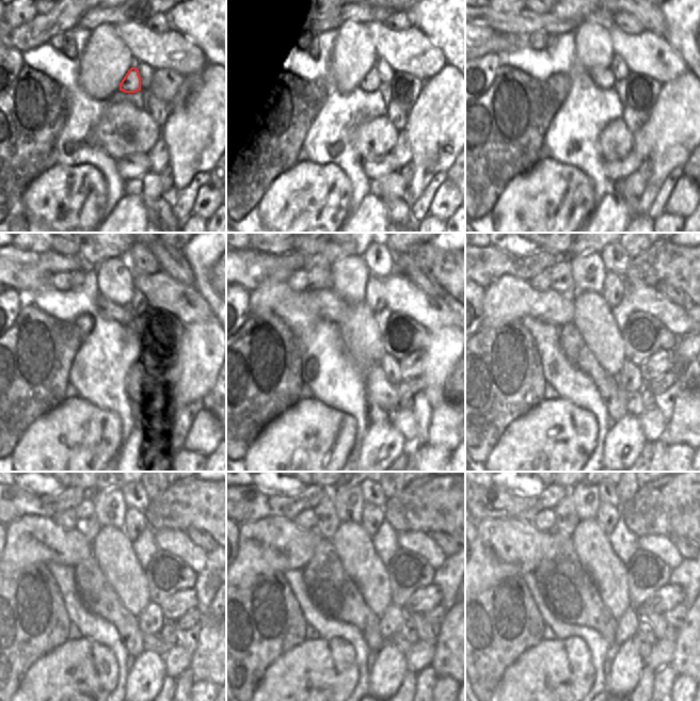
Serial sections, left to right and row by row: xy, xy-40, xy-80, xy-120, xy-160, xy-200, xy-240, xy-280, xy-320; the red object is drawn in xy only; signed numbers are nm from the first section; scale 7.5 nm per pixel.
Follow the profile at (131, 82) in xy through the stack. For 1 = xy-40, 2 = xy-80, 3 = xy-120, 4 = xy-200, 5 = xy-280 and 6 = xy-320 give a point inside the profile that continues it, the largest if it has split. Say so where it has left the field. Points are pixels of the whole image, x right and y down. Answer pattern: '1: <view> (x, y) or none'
1: xy-40 (370, 82)
2: xy-80 (603, 77)
3: xy-120 (124, 315)
4: xy-200 (508, 299)
5: xy-280 (270, 544)
6: xy-320 (506, 547)

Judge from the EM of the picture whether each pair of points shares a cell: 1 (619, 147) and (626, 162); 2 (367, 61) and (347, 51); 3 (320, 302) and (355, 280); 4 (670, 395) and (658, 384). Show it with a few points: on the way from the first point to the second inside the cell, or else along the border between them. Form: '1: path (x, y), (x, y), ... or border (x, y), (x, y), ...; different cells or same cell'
1: border (632, 149), (621, 158), (604, 161); different cells
2: path (362, 58), (352, 52); same cell
3: border (332, 289), (347, 304); different cells
4: border (679, 375), (679, 378), (670, 386), (655, 394); different cells

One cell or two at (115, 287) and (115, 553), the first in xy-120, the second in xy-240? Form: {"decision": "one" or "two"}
{"decision": "two"}

